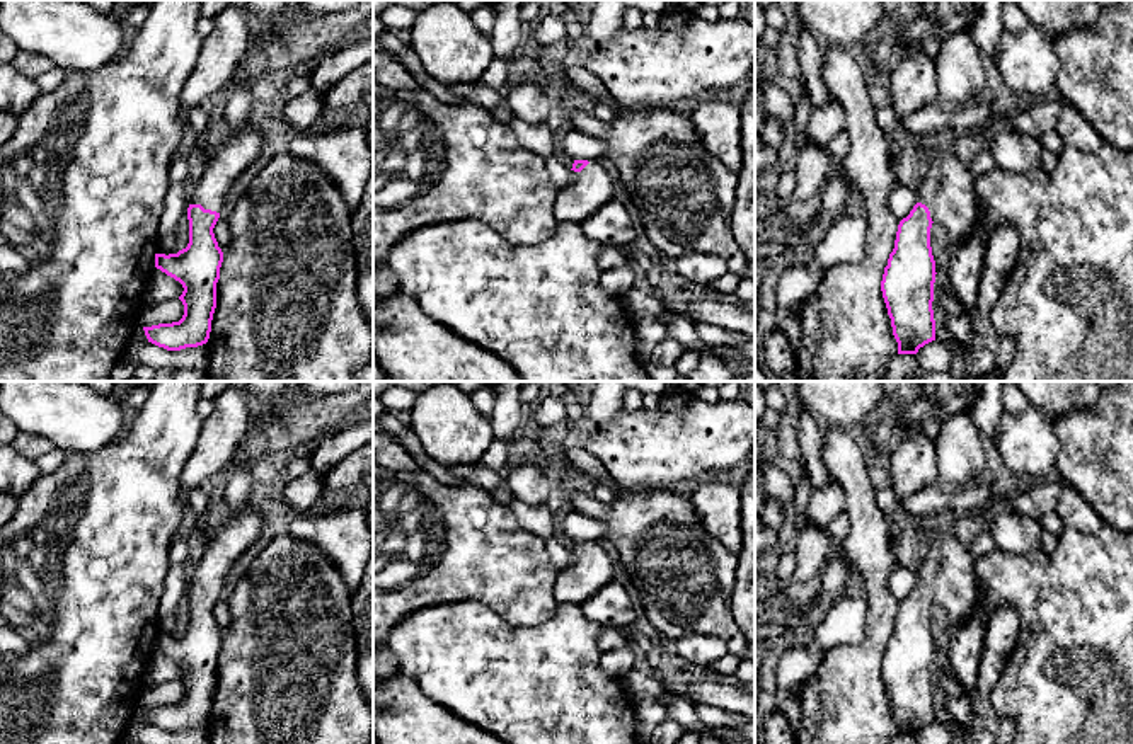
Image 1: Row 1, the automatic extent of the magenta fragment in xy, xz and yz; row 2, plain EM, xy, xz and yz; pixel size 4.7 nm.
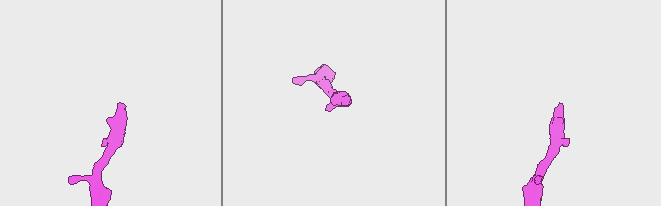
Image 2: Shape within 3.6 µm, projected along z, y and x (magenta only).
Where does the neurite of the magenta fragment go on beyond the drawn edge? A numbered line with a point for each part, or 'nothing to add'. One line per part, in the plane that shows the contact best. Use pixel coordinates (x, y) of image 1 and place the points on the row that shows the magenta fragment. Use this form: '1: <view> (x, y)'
1: xy (242, 147)

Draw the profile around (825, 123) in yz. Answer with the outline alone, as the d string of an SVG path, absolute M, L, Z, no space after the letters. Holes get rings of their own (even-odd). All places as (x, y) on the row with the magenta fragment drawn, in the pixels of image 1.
M835 95L818 109L813 109L808 123L808 141L826 146L840 131L845 129L843 109Z

